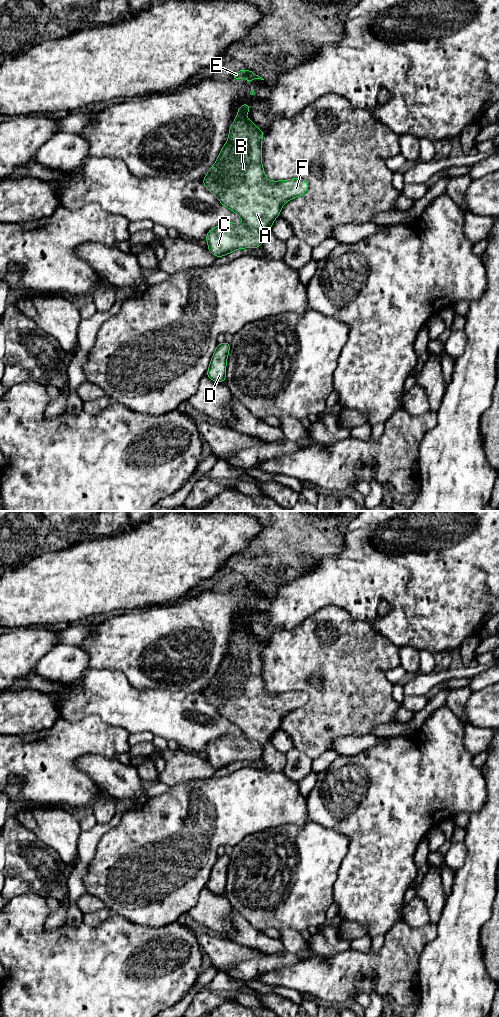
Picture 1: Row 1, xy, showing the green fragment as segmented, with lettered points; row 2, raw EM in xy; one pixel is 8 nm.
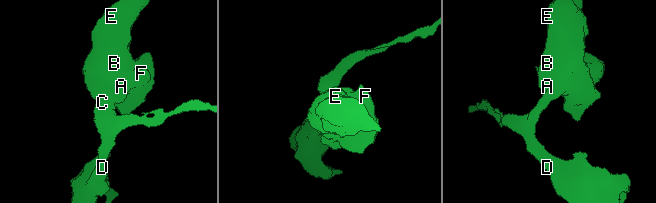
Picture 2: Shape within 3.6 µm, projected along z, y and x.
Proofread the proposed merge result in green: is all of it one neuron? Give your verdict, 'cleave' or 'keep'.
keep

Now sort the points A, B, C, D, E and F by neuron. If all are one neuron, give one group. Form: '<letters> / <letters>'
A B C D E F

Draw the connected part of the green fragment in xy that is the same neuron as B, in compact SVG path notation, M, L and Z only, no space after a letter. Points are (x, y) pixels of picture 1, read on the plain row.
M247 615L238 620L237 629L229 642L228 653L202 692L221 716L239 727L243 733L242 737L225 734L208 743L208 761L218 770L237 761L261 759L263 748L281 725L282 718L288 712L303 707L308 701L307 693L300 690L281 693L270 693L266 690L261 675L261 654L265 644L246 630L245 626L249 623L250 617Z

